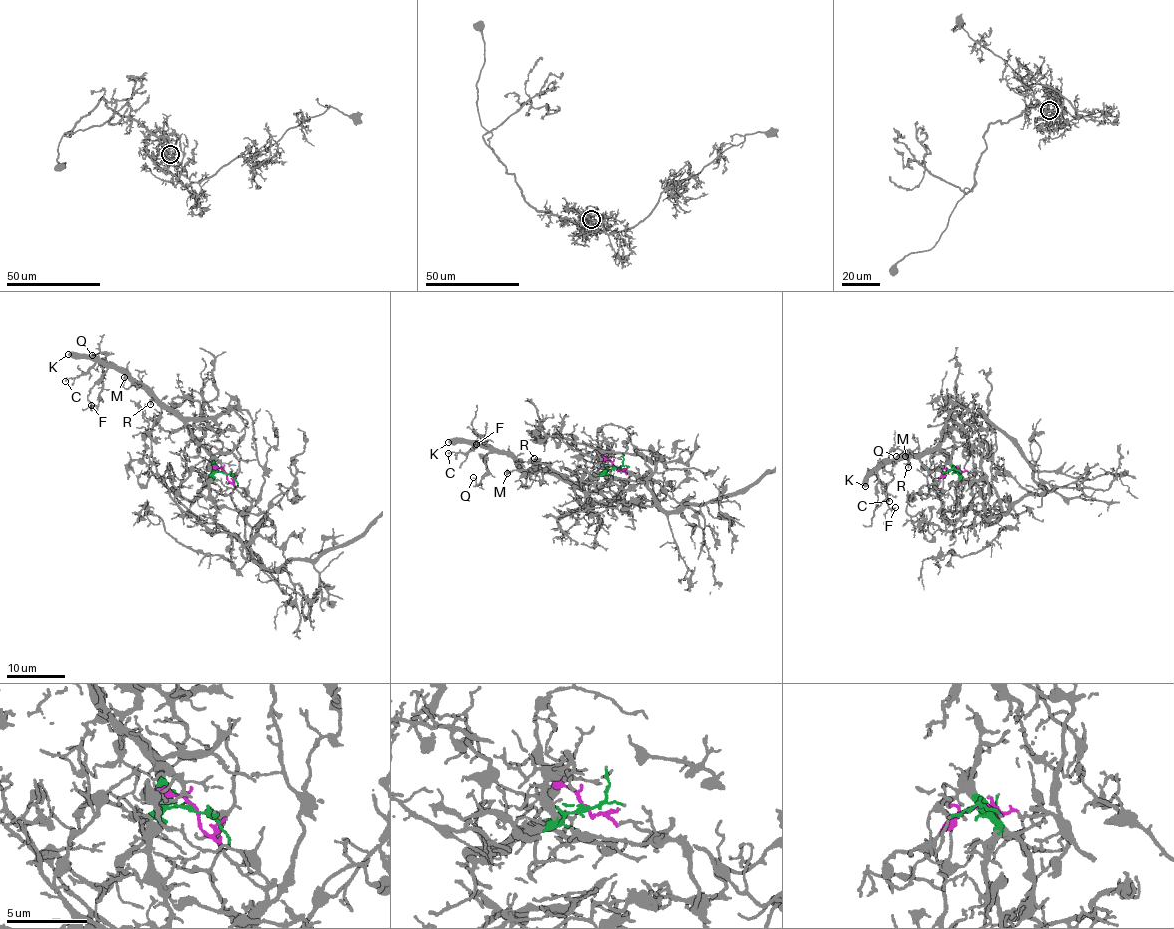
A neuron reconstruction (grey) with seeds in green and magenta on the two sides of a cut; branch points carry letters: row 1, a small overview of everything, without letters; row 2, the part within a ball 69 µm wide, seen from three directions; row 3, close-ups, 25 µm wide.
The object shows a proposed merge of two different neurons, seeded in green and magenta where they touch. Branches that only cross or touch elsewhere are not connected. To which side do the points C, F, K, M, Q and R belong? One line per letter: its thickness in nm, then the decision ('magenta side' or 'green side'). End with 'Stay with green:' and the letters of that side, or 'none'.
C: calibre 120 nm; green side
F: calibre 100 nm; green side
K: calibre 500 nm; green side
M: calibre 190 nm; green side
Q: calibre 130 nm; green side
R: calibre 220 nm; green side
Stay with green: C, F, K, M, Q, R

